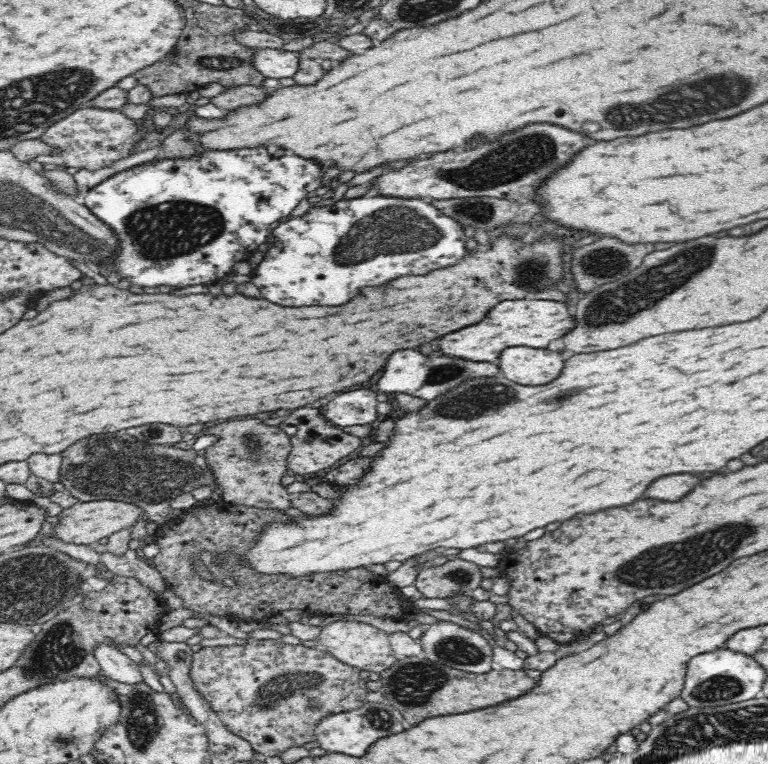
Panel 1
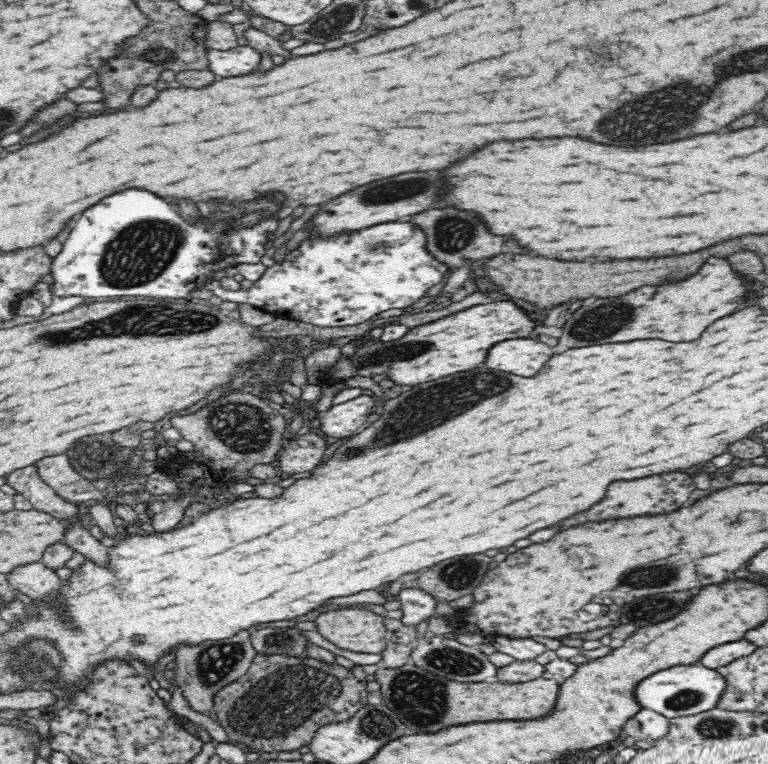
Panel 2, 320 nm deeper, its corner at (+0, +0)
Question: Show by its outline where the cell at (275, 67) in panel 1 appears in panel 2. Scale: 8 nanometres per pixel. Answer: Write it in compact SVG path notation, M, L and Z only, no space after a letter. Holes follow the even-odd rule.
M238 45L230 50L204 48L208 70L214 76L242 76L254 72L260 64L260 53L250 45Z

